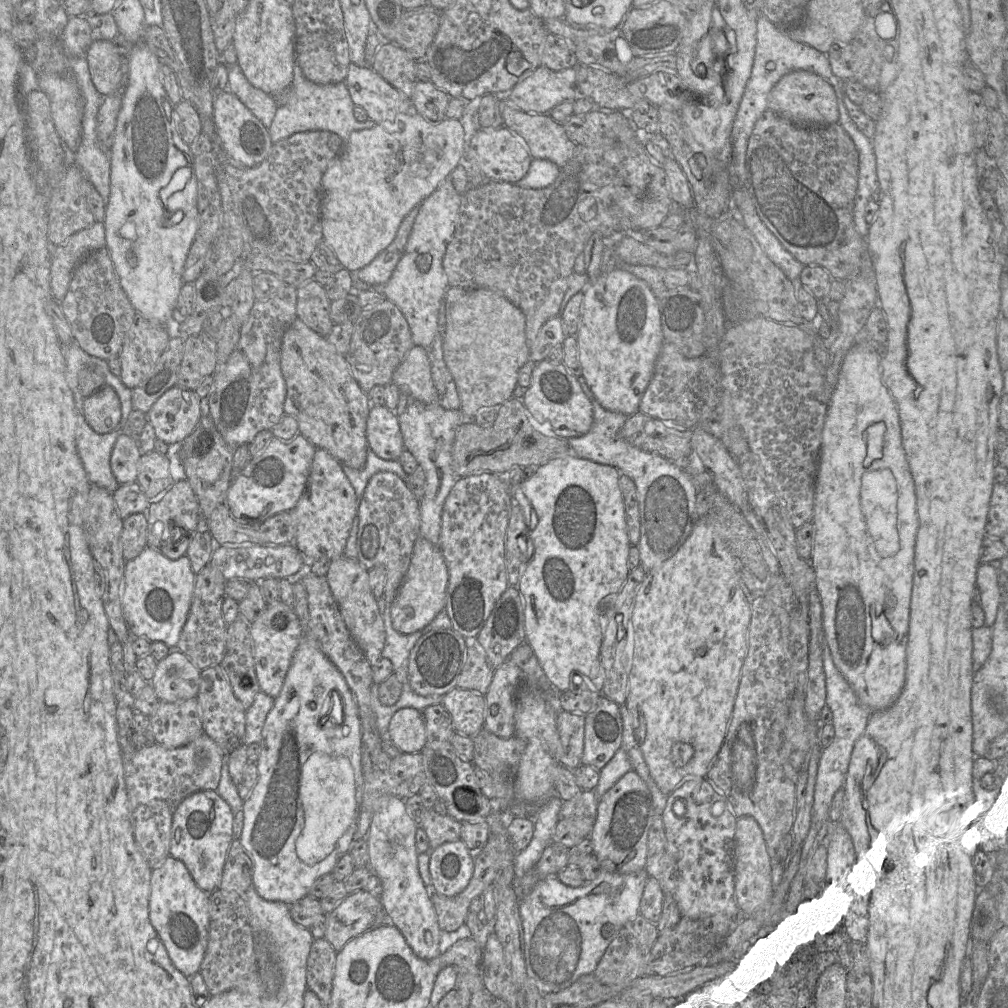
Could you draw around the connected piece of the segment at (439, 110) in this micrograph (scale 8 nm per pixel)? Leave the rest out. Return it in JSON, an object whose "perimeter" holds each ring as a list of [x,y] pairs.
{"perimeter":[[[416,81],[410,98],[413,110],[429,122],[445,118],[450,96],[431,82]]]}

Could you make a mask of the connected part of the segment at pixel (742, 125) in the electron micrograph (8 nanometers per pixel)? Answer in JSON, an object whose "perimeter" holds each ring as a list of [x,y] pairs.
{"perimeter":[[[759,14],[757,17],[757,45],[752,72],[746,83],[731,130],[732,153],[729,174],[732,189],[745,188],[745,159],[748,140],[756,122],[768,110],[768,95],[771,89],[784,75],[795,70],[810,71],[819,75],[832,86],[835,93],[837,93],[837,89],[842,89],[843,81],[832,72],[827,54],[793,40],[787,31],[777,27],[762,14]]]}

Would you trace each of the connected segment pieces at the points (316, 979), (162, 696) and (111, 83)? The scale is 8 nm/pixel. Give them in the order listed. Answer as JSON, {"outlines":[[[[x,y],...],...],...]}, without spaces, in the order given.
{"outlines":[[[[314,939],[306,962],[306,981],[324,1005],[331,999],[336,956],[337,951],[326,939]]],[[[178,649],[158,661],[151,685],[160,701],[174,702],[197,697],[201,671]]],[[[113,40],[93,41],[86,52],[92,82],[97,91],[104,97],[120,93],[126,85],[126,56],[120,53],[120,46]]]]}

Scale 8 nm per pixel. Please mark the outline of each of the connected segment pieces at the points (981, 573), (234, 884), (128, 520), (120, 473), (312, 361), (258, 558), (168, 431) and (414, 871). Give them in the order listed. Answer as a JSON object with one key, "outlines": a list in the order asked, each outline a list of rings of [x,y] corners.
{"outlines":[[[[980,564],[977,570],[976,586],[980,595],[980,604],[984,614],[984,623],[991,631],[993,637],[993,627],[997,618],[998,609],[1002,606],[1004,588],[1000,587],[997,580],[998,570],[989,564]]],[[[234,838],[227,852],[219,888],[244,895],[251,887],[252,861],[240,840]]],[[[135,513],[123,519],[120,543],[123,557],[129,561],[147,546],[147,518],[145,513]]],[[[123,431],[117,438],[111,453],[111,470],[120,485],[136,482],[137,464],[142,455],[138,442]]],[[[296,319],[282,340],[281,371],[286,384],[284,413],[297,421],[299,434],[316,448],[326,450],[341,465],[361,469],[369,451],[366,438],[369,402],[344,355]]],[[[293,544],[277,546],[253,545],[239,548],[226,548],[220,545],[212,553],[210,564],[218,569],[226,580],[247,578],[260,581],[266,578],[281,579],[296,574],[303,564],[303,557]]],[[[175,386],[157,399],[147,417],[158,440],[170,445],[182,443],[195,429],[201,414],[197,393]]],[[[385,796],[379,799],[379,808],[372,817],[367,835],[369,868],[382,883],[379,896],[382,914],[397,927],[417,957],[432,960],[441,955],[442,930],[431,900],[431,890],[425,886],[418,867],[416,829],[418,825],[407,812],[403,799]]]]}

